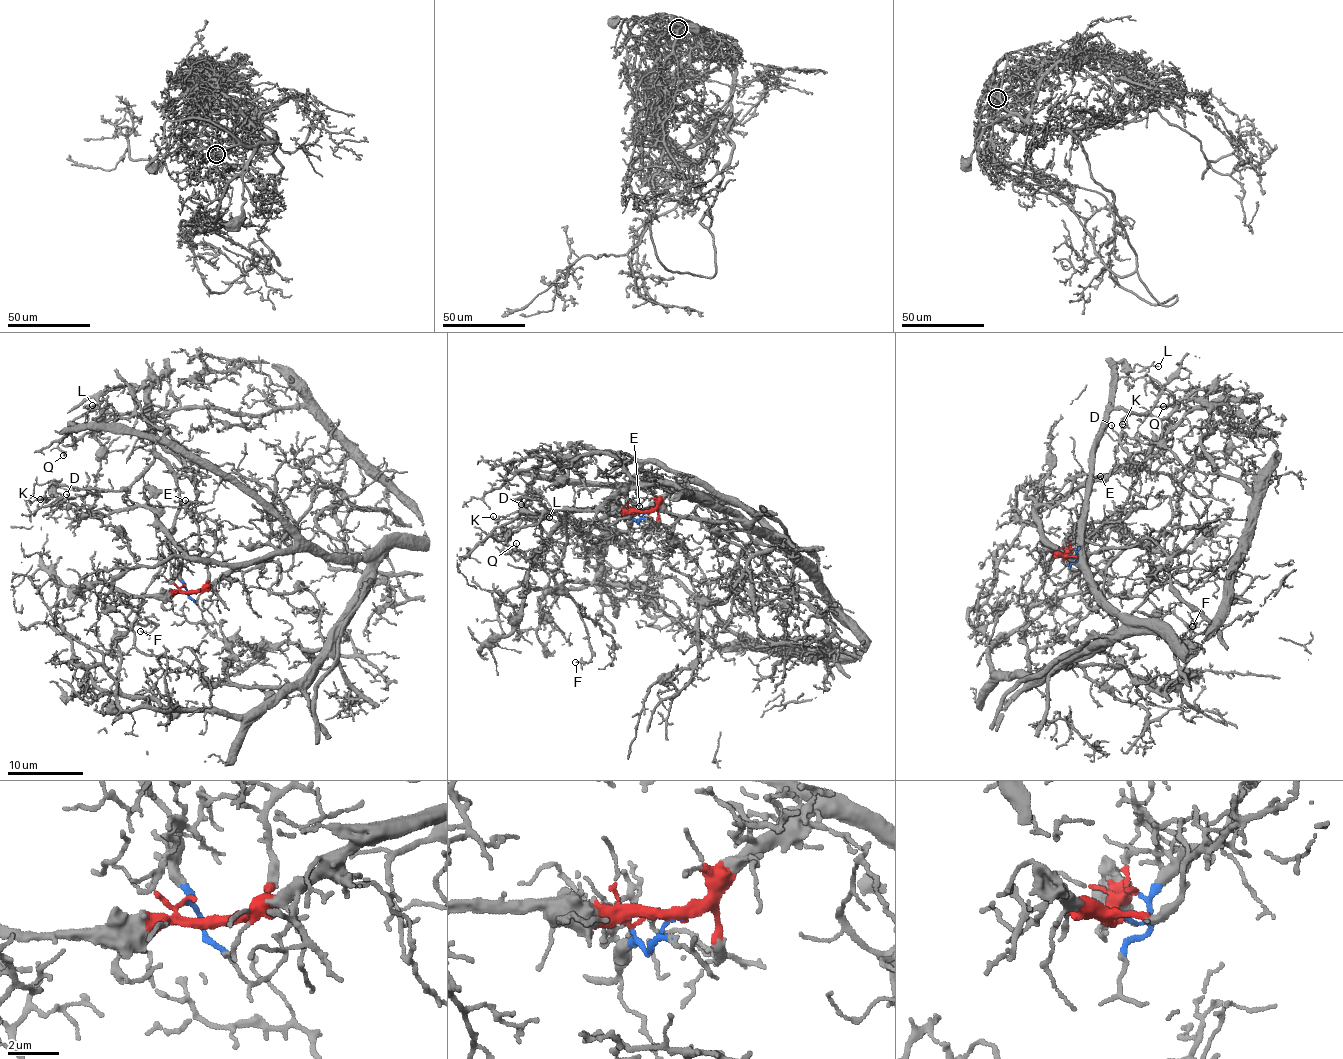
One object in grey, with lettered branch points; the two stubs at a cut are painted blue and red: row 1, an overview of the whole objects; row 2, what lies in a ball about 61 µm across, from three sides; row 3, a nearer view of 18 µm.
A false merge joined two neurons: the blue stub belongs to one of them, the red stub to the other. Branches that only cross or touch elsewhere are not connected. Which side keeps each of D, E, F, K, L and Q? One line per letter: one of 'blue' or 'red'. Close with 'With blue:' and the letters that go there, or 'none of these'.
D: blue
E: red
F: red
K: blue
L: red
Q: blue
With blue: D, K, Q

